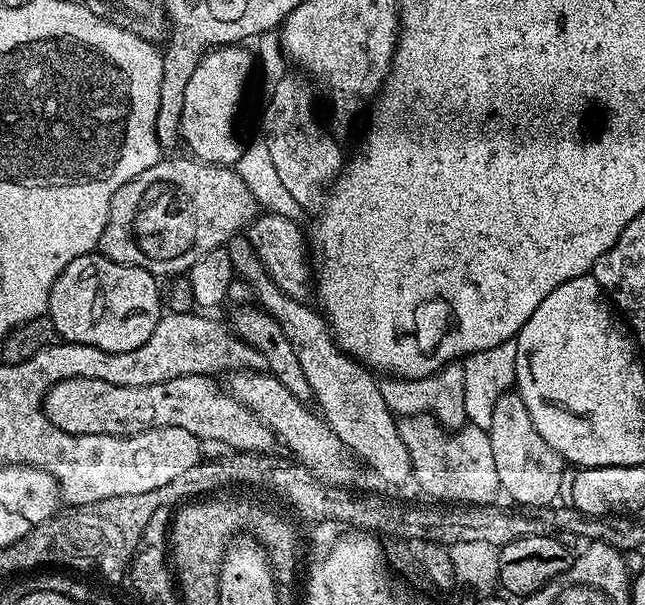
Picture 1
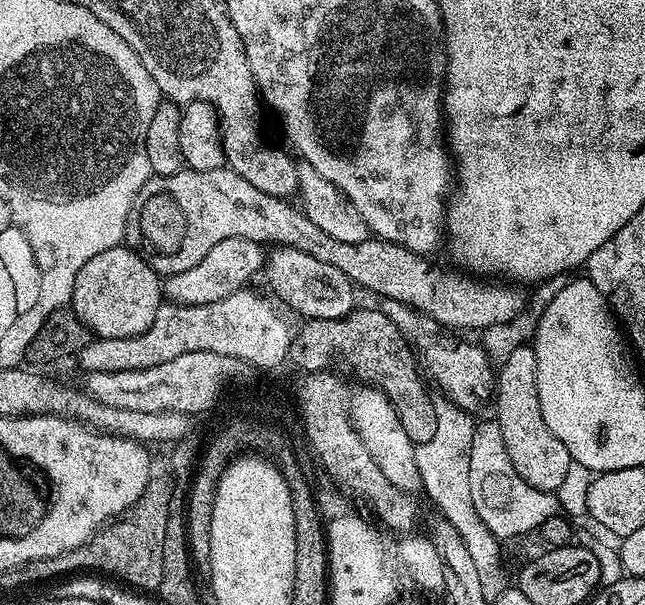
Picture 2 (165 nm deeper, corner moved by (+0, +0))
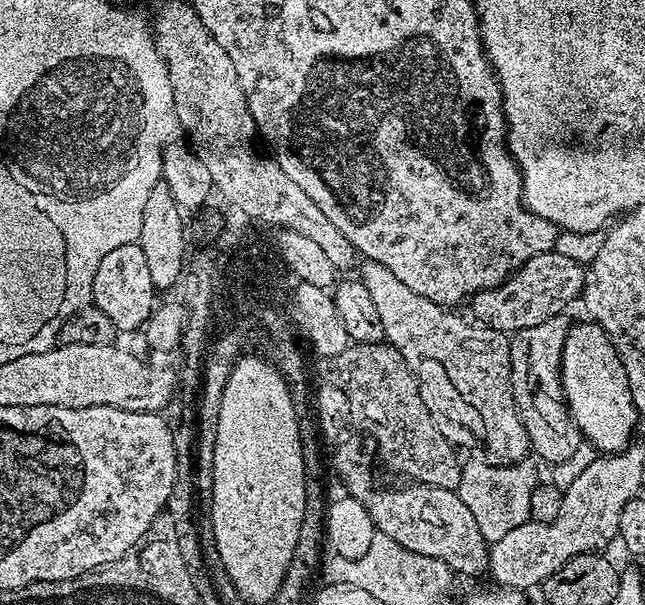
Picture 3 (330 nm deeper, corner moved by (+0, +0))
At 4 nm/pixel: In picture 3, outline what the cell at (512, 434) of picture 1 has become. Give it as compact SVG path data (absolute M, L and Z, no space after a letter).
M567 315L546 318L538 326L526 326L511 337L510 374L512 375L512 393L522 426L526 426L528 447L537 452L548 466L566 462L582 442L582 437L568 404L564 400L564 387L560 381L560 362L562 346L570 327Z

